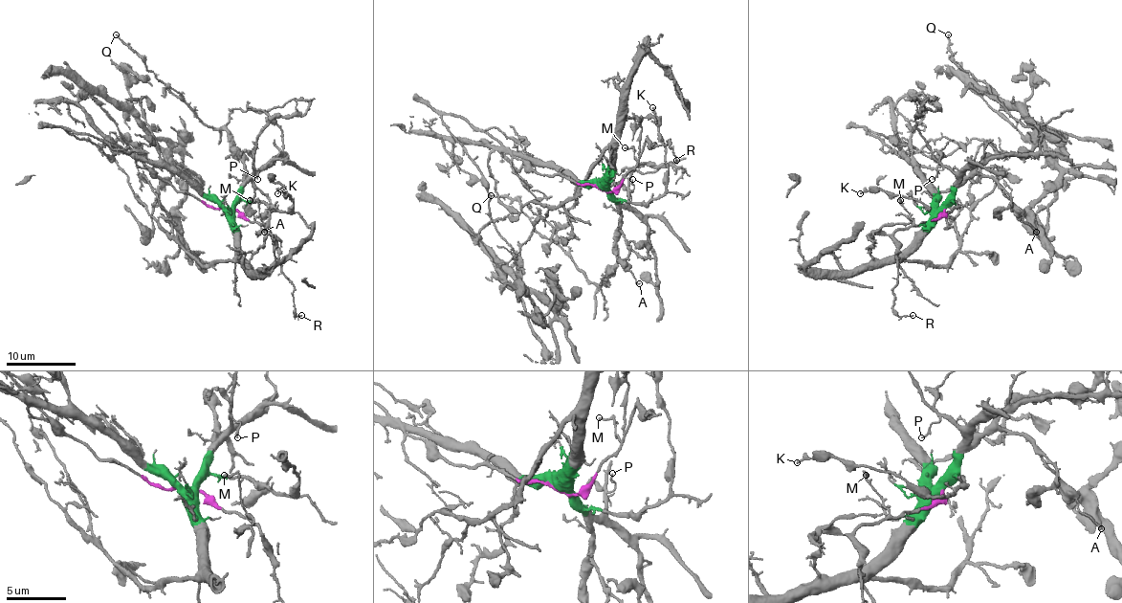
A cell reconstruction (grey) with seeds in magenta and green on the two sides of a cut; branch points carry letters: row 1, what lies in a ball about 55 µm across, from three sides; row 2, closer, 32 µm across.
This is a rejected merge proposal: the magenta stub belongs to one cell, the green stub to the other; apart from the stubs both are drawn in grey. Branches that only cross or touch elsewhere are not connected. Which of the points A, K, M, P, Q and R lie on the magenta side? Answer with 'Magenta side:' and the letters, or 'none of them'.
Magenta side: M, R

